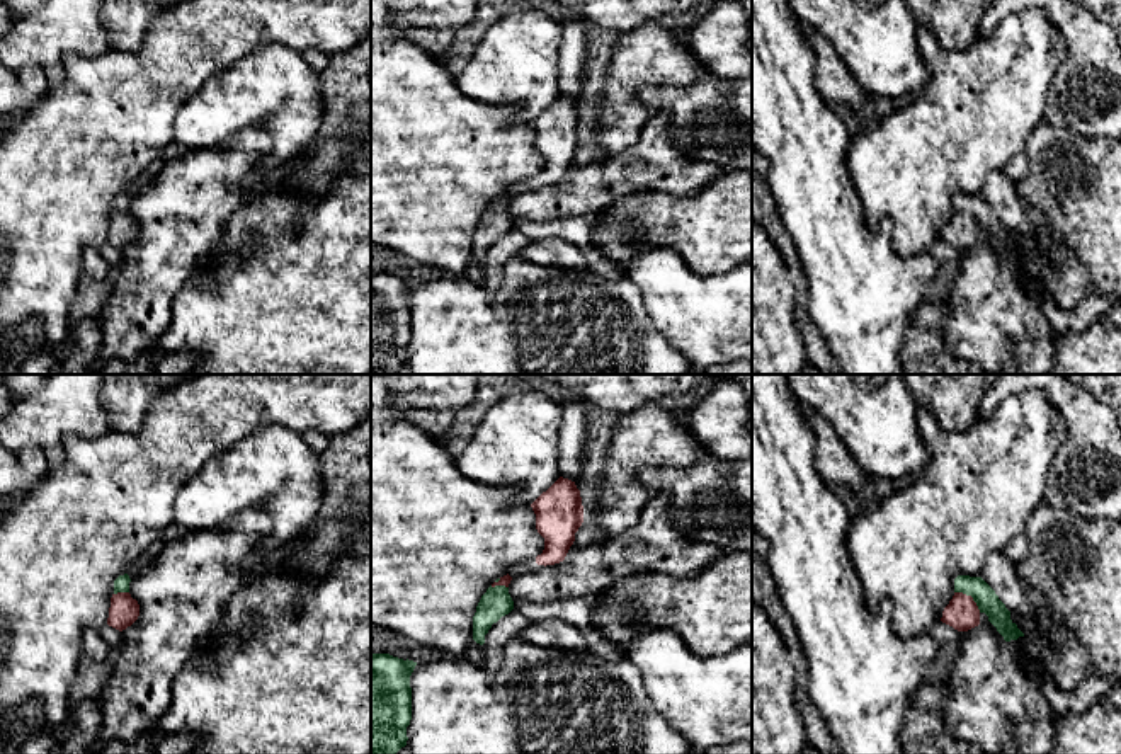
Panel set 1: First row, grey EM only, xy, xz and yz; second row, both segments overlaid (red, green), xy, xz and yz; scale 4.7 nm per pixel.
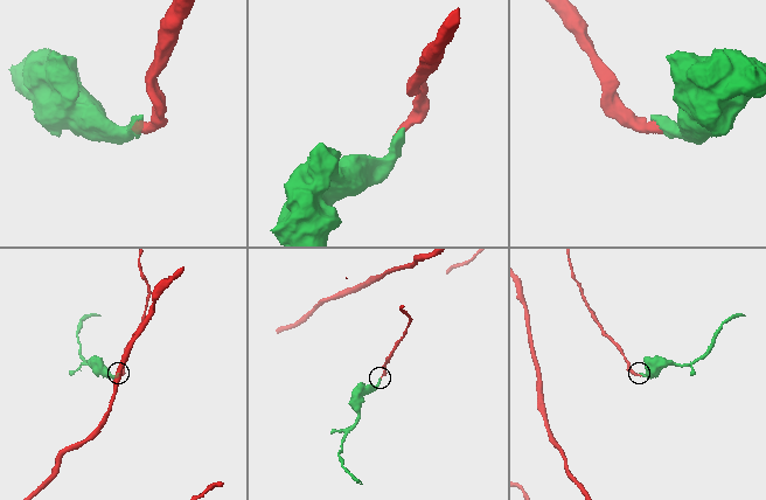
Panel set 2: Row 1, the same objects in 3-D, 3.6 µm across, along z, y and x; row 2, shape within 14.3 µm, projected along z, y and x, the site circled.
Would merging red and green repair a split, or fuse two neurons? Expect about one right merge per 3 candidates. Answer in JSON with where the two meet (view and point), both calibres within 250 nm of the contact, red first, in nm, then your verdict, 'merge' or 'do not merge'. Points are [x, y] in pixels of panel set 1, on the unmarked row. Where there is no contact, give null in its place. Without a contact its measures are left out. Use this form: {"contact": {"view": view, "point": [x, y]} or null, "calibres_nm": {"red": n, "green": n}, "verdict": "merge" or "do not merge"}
{"contact": {"view": "yz", "point": [970, 215]}, "calibres_nm": {"red": 160, "green": 110}, "verdict": "merge"}

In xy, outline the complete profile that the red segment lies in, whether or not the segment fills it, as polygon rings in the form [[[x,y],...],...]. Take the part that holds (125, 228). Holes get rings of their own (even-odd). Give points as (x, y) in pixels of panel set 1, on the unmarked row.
[[[119,194],[114,199],[114,213],[111,216],[107,243],[122,250],[139,235],[139,223],[129,213],[129,194]]]

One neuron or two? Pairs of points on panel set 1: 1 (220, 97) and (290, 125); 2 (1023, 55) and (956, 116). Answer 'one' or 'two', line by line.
1: one
2: one

